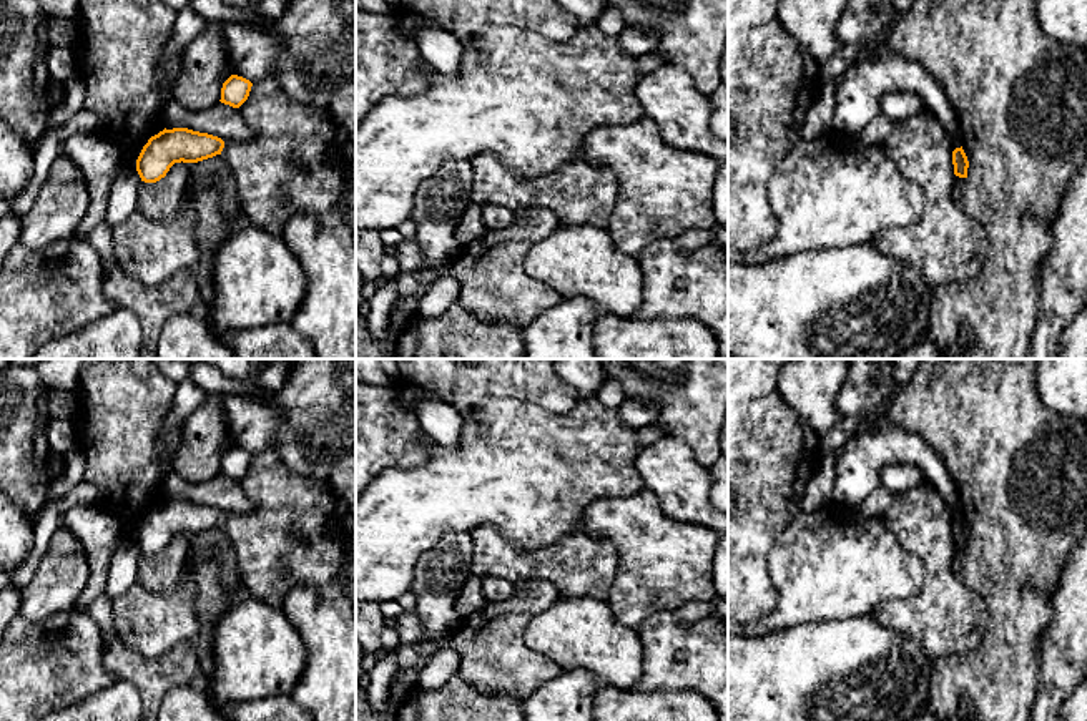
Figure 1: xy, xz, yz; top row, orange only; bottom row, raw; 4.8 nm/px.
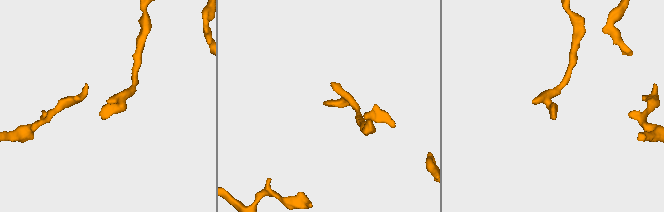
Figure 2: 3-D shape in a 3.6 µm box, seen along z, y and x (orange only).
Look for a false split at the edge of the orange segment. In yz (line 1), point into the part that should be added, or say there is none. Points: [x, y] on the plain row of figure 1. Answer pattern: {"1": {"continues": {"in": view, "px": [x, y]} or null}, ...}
{"1": {"continues": null}}

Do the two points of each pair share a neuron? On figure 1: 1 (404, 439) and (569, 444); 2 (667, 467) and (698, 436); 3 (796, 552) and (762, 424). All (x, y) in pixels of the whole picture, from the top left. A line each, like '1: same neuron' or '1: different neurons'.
1: different neurons
2: different neurons
3: different neurons

